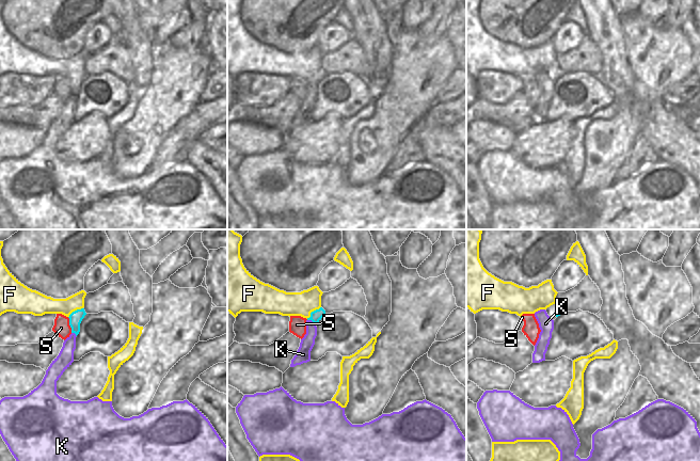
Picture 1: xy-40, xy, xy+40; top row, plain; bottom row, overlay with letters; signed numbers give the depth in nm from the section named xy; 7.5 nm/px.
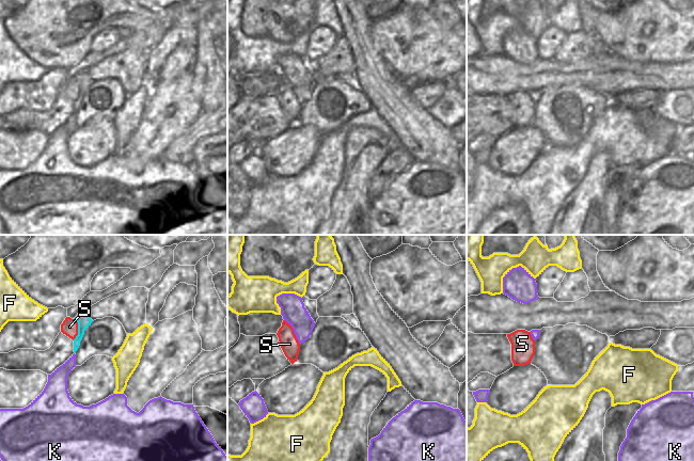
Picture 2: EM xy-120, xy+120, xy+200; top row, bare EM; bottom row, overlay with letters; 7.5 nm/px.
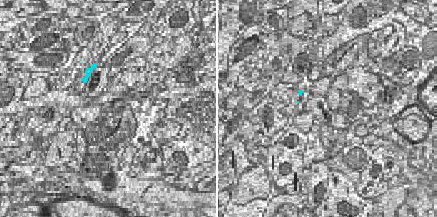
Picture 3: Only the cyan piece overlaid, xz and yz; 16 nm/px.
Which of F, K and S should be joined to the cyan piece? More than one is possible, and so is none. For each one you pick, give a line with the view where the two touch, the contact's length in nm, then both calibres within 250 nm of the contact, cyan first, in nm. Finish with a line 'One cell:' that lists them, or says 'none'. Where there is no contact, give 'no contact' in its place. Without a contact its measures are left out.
S: xy-40 | 120 nm | 100/120 nm
One cell: S

